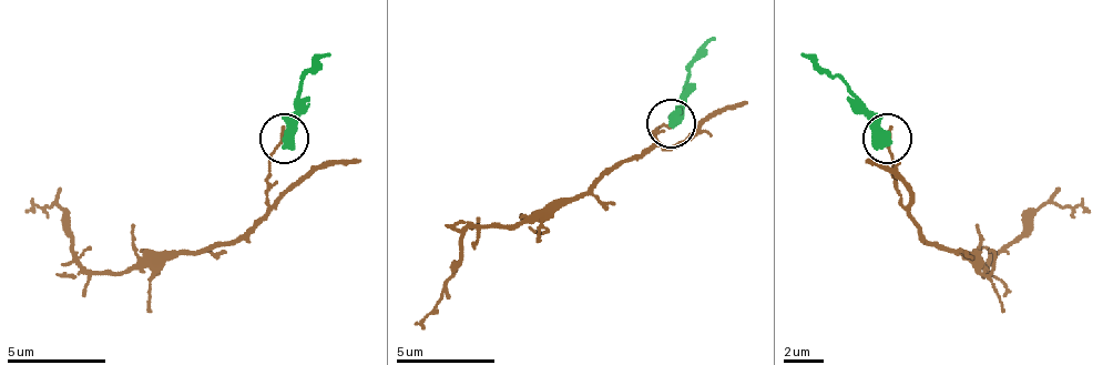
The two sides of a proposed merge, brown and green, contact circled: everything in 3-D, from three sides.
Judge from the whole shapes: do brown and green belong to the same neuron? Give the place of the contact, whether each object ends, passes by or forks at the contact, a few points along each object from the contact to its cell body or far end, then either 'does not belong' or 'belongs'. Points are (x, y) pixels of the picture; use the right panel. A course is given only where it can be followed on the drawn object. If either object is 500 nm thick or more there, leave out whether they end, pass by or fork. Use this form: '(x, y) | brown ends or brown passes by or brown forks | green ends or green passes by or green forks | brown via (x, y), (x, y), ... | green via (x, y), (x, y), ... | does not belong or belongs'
(887, 138) | brown via (888, 139), (892, 189), (917, 229), (957, 253), (966, 253), (984, 273), (1044, 203), (1083, 209), (1089, 213) | green via (888, 139), (839, 80), (799, 56) | does not belong

